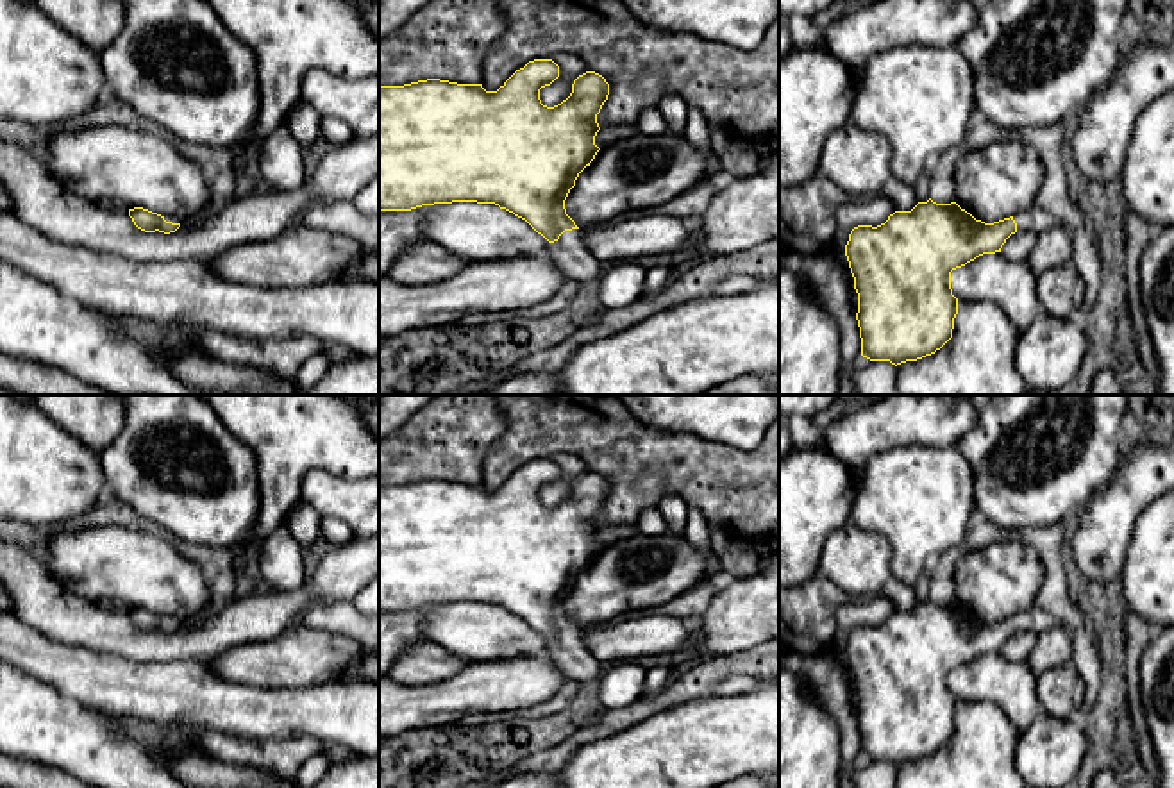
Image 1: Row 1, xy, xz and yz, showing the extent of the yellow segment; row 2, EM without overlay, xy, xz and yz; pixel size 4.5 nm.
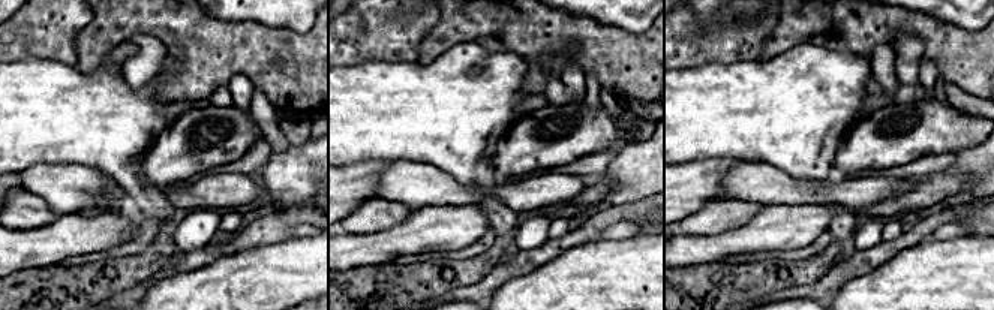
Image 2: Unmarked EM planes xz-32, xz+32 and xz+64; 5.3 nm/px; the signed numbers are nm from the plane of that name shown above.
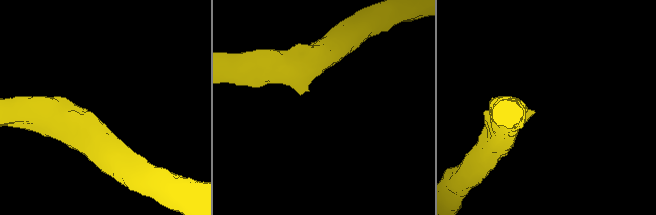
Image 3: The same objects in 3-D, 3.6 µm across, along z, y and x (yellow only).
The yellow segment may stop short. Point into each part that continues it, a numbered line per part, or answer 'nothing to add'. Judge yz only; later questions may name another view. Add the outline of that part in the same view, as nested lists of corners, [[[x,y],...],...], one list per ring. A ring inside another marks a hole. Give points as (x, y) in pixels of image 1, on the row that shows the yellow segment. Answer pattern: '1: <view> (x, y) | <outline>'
1: yz (1035, 218) | [[[1033,204],[1027,209],[1017,213],[1013,220],[1017,223],[1017,231],[1033,231],[1036,234],[1060,223],[1049,211],[1045,211],[1038,204]]]

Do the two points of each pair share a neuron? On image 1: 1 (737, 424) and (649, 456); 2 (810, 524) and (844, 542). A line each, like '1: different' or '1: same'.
1: different
2: different

